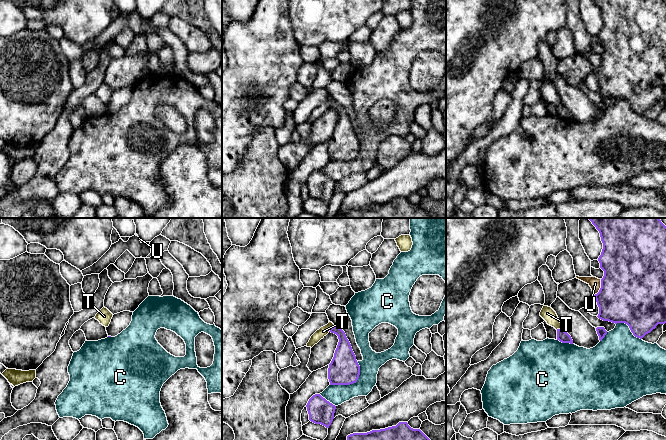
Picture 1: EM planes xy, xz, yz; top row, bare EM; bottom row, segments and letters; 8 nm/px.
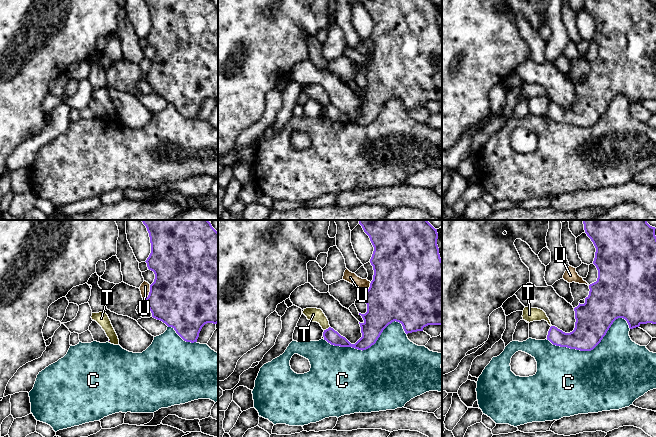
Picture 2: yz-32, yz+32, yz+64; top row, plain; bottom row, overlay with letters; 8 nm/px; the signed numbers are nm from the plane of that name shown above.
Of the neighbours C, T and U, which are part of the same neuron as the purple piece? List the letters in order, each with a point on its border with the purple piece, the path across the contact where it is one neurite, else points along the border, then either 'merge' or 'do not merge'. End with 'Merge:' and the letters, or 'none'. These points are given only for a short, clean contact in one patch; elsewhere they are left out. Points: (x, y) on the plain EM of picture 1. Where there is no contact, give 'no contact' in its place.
C: contact xz (352, 159); do not merge
T: contact xz (331, 104); border xz (334, 101), (328, 107); do not merge
U: contact yz (601, 63); border yz (601, 55), (601, 63), (594, 71); do not merge
Merge: none

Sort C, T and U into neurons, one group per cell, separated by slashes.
C / T / U

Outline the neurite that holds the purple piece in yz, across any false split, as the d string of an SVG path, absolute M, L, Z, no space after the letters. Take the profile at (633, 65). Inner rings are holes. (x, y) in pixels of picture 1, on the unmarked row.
M593 0L600 9L603 25L598 34L600 44L604 47L601 55L601 64L594 71L599 83L598 94L612 99L625 99L633 111L642 115L646 110L656 104L658 100L666 99L666 2L664 0Z

